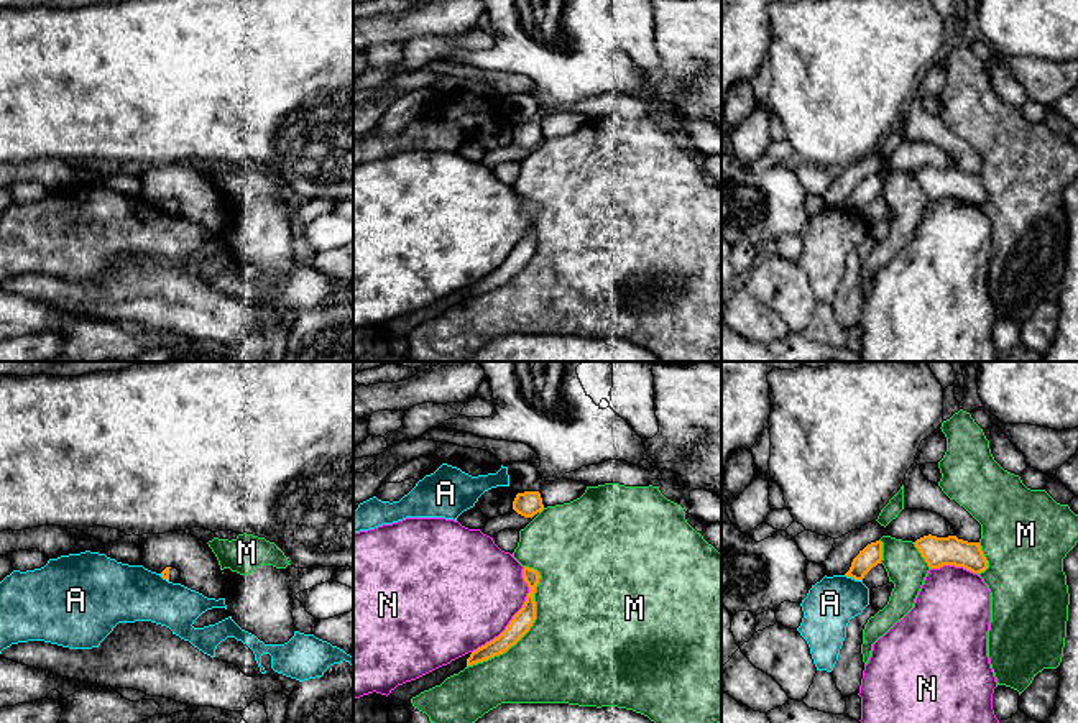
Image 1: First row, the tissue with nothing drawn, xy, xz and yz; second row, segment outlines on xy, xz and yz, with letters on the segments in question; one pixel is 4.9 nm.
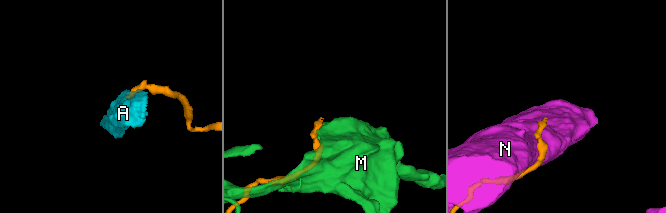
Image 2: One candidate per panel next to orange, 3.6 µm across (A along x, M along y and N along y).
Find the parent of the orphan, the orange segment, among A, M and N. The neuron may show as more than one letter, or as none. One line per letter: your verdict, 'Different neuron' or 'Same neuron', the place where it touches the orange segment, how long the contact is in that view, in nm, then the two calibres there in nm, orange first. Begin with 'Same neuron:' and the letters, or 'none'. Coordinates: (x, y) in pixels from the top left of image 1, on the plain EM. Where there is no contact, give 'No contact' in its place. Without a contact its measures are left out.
Same neuron: none
A: Different neuron. Touches orange at yz (853, 209). Shared border 90 nm. Thickness 100 nm (orange) against 240 nm
M: Different neuron. Touches orange at xz (528, 262). Shared border 600 nm. Thickness 100 nm (orange) against 480 nm
N: Different neuron. Touches orange at xz (515, 247). Shared border 500 nm. Thickness 100 nm (orange) against 480 nm

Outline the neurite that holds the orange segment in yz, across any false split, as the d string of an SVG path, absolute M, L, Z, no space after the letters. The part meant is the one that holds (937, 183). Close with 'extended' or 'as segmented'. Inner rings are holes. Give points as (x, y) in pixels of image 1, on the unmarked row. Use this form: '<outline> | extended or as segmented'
M928 166L917 171L914 176L930 200L955 197L973 205L981 205L988 200L988 192L979 174L968 174L956 168L937 169Z | as segmented

